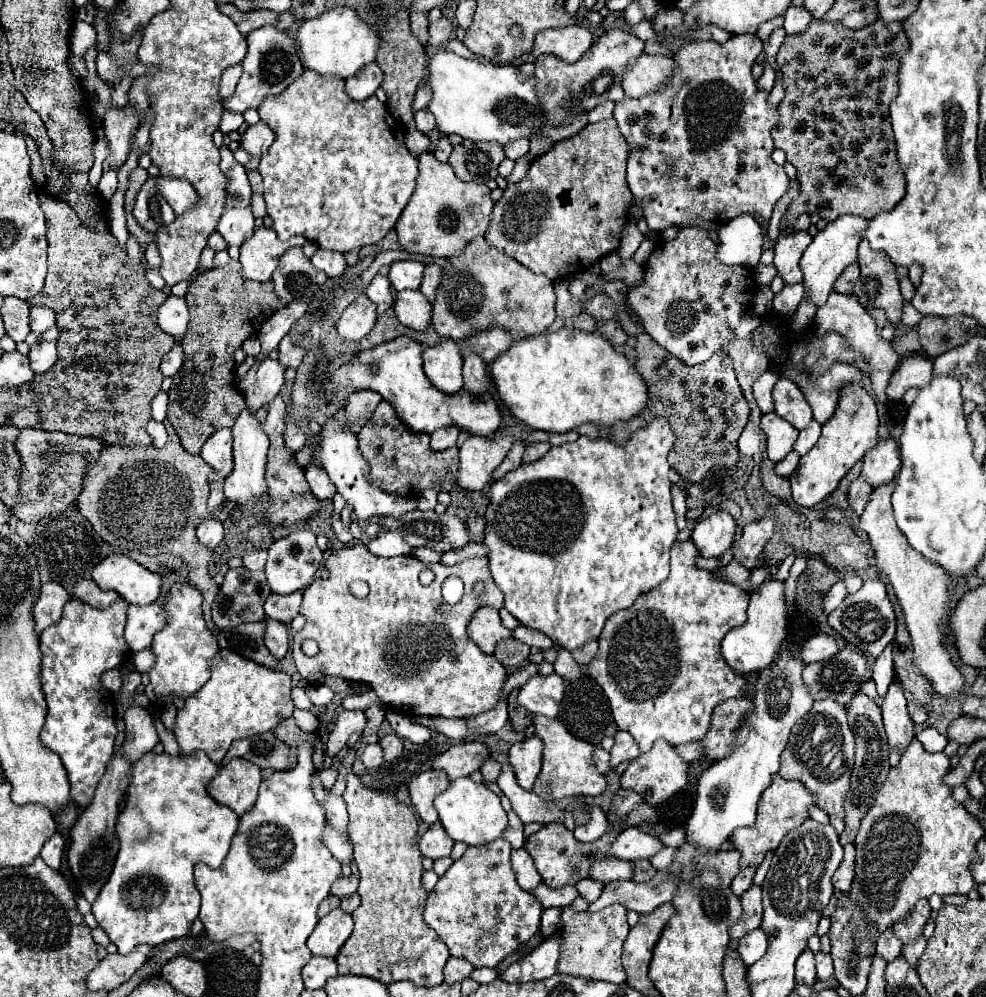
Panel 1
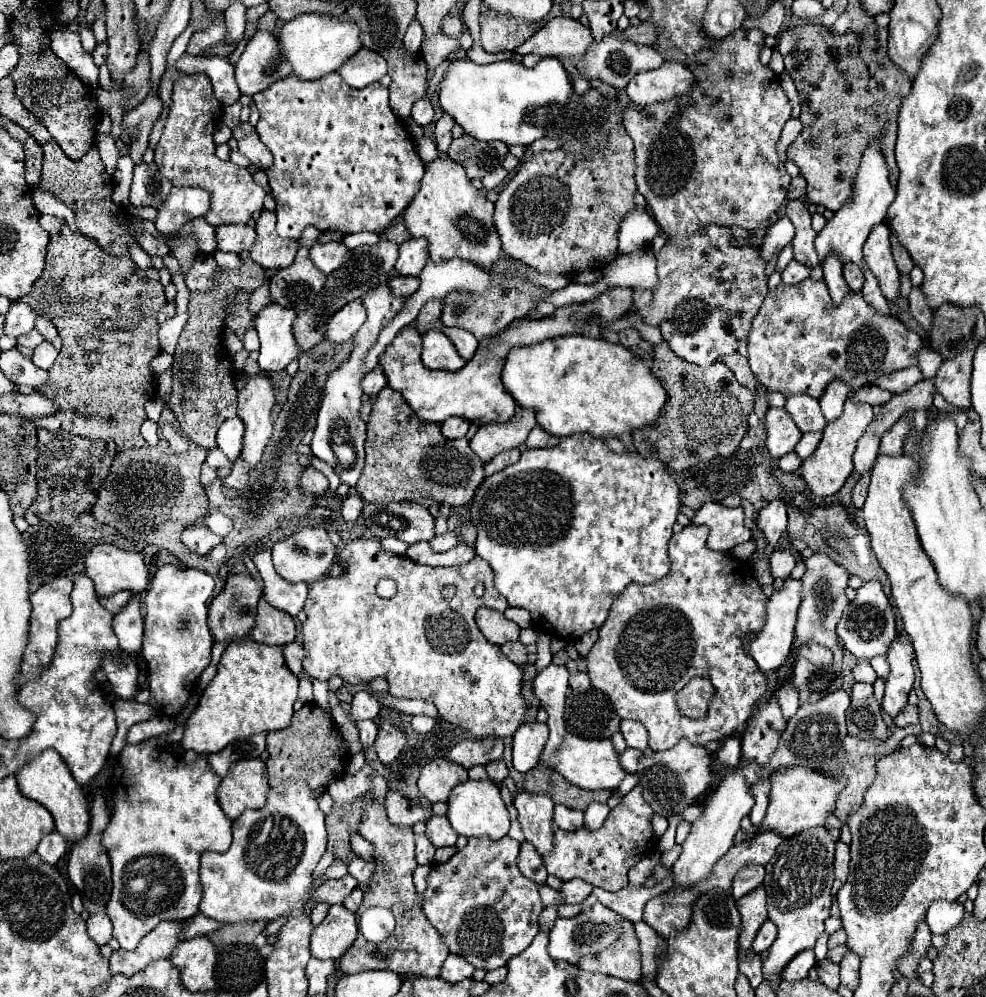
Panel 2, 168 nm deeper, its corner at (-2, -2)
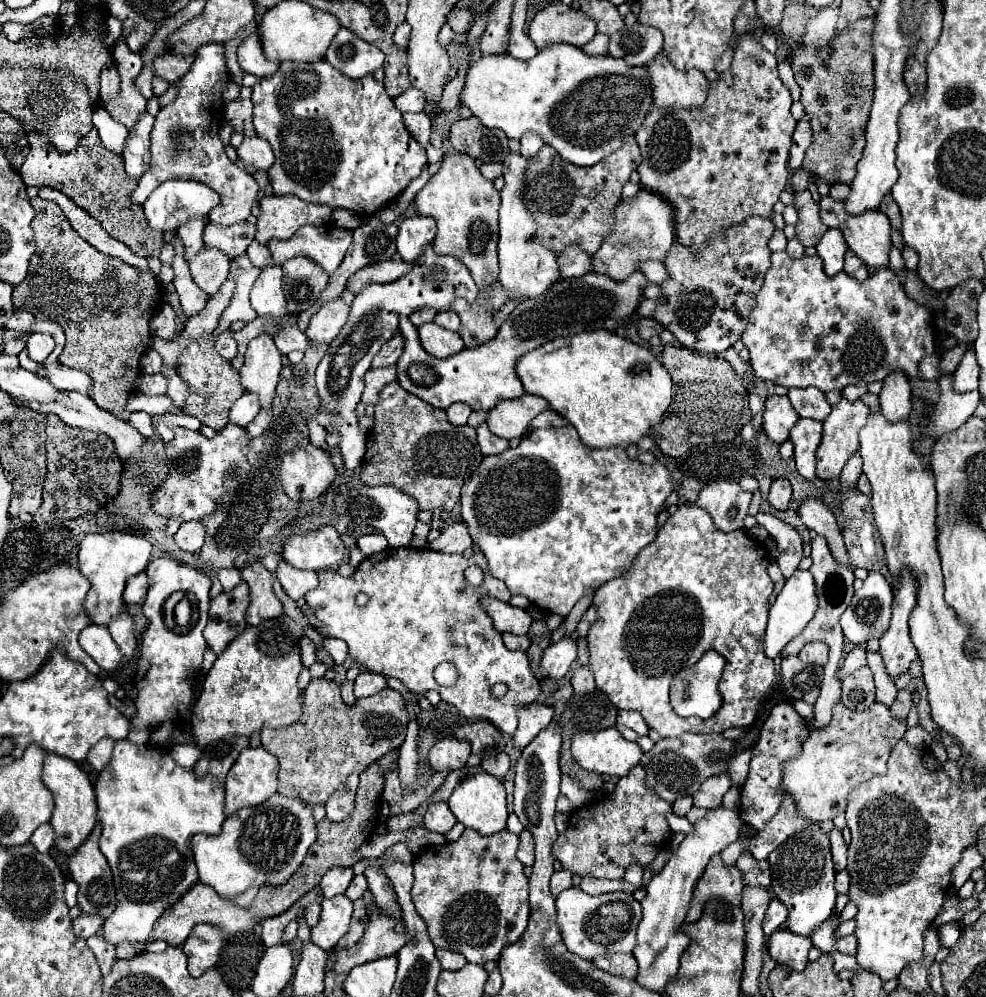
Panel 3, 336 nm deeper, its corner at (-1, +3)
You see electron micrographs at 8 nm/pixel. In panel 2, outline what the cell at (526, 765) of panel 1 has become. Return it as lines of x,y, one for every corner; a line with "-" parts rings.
524,723
514,733
514,769
528,773
538,767
548,741
546,723

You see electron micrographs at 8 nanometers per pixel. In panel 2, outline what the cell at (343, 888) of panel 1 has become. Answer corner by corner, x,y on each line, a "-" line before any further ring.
344,875
342,879
336,881
326,881
324,885
320,885
316,889
316,901
326,901
330,905
334,903
342,903
346,899
346,895
356,889
356,879
352,875

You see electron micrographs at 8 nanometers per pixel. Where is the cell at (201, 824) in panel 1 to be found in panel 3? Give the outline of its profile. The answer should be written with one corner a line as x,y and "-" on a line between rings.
117,740
111,762
97,776
95,794
99,806
97,818
103,830
99,848
111,866
117,890
117,908
103,924
105,940
113,946
119,942
143,942
151,936
157,918
171,908
195,882
199,882
191,852
191,838
197,832
219,834
225,820
225,790
215,782
215,778
199,778
191,768
179,766
165,748
153,744
137,746
129,740

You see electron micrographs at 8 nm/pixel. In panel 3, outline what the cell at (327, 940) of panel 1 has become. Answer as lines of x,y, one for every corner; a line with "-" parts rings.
345,894
325,898
321,902
319,922
317,926
311,928
311,940
323,950
331,950
349,932
351,914
353,914
353,902

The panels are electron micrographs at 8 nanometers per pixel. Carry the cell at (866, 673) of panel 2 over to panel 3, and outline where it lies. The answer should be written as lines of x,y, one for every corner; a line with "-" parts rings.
855,646
843,660
841,668
839,668
839,678
845,678
849,674
853,674
857,668
861,668
865,664
865,648

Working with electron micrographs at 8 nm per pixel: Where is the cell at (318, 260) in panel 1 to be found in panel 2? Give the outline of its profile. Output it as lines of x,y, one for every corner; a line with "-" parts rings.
314,243
310,247
310,259
312,263
326,275
330,275
332,271
336,271
342,261
344,261
344,255
348,253
348,249
344,247
344,243
326,243
326,245
320,245
320,243

